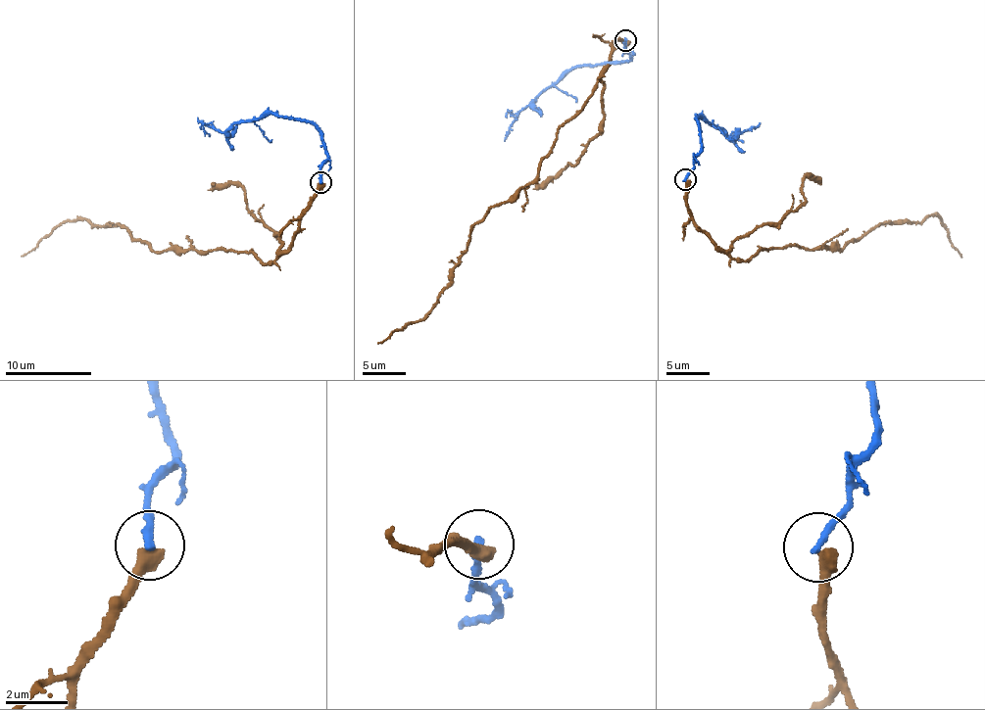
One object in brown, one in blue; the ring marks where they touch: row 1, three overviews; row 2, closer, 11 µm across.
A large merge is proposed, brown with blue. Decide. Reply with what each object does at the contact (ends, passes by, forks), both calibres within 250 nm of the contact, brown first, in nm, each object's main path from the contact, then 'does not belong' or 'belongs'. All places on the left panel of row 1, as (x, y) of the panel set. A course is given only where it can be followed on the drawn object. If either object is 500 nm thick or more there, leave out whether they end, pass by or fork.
500 nm thick on the brown side, 280 nm on the other; brown runs (320, 182), (294, 240), (270, 263), (250, 252), (155, 252), (118, 225), (85, 219), (60, 223), (22, 257); blue runs (320, 182), (321, 163), (326, 156), (322, 134), (314, 125), (272, 115), (241, 119), (217, 131), (198, 118); does not belong

